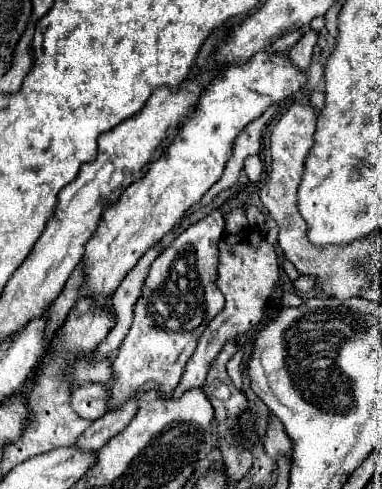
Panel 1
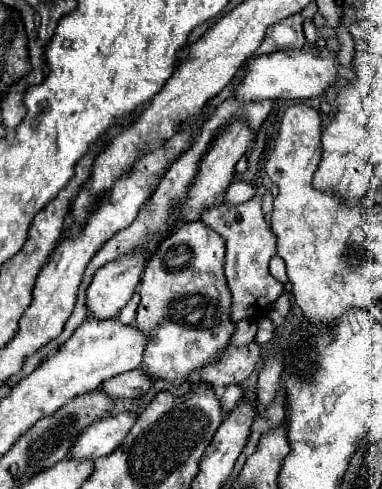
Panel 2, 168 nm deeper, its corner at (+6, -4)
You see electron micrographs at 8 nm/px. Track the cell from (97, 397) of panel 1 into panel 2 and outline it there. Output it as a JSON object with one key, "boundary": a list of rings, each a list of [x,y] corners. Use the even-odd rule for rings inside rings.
{"boundary":[[[134,368],[130,372],[124,372],[112,380],[106,380],[102,384],[102,390],[106,390],[106,394],[112,398],[112,400],[118,400],[118,398],[138,398],[142,394],[146,394],[150,388],[152,388],[154,380],[152,376],[148,376],[142,368]]]}

